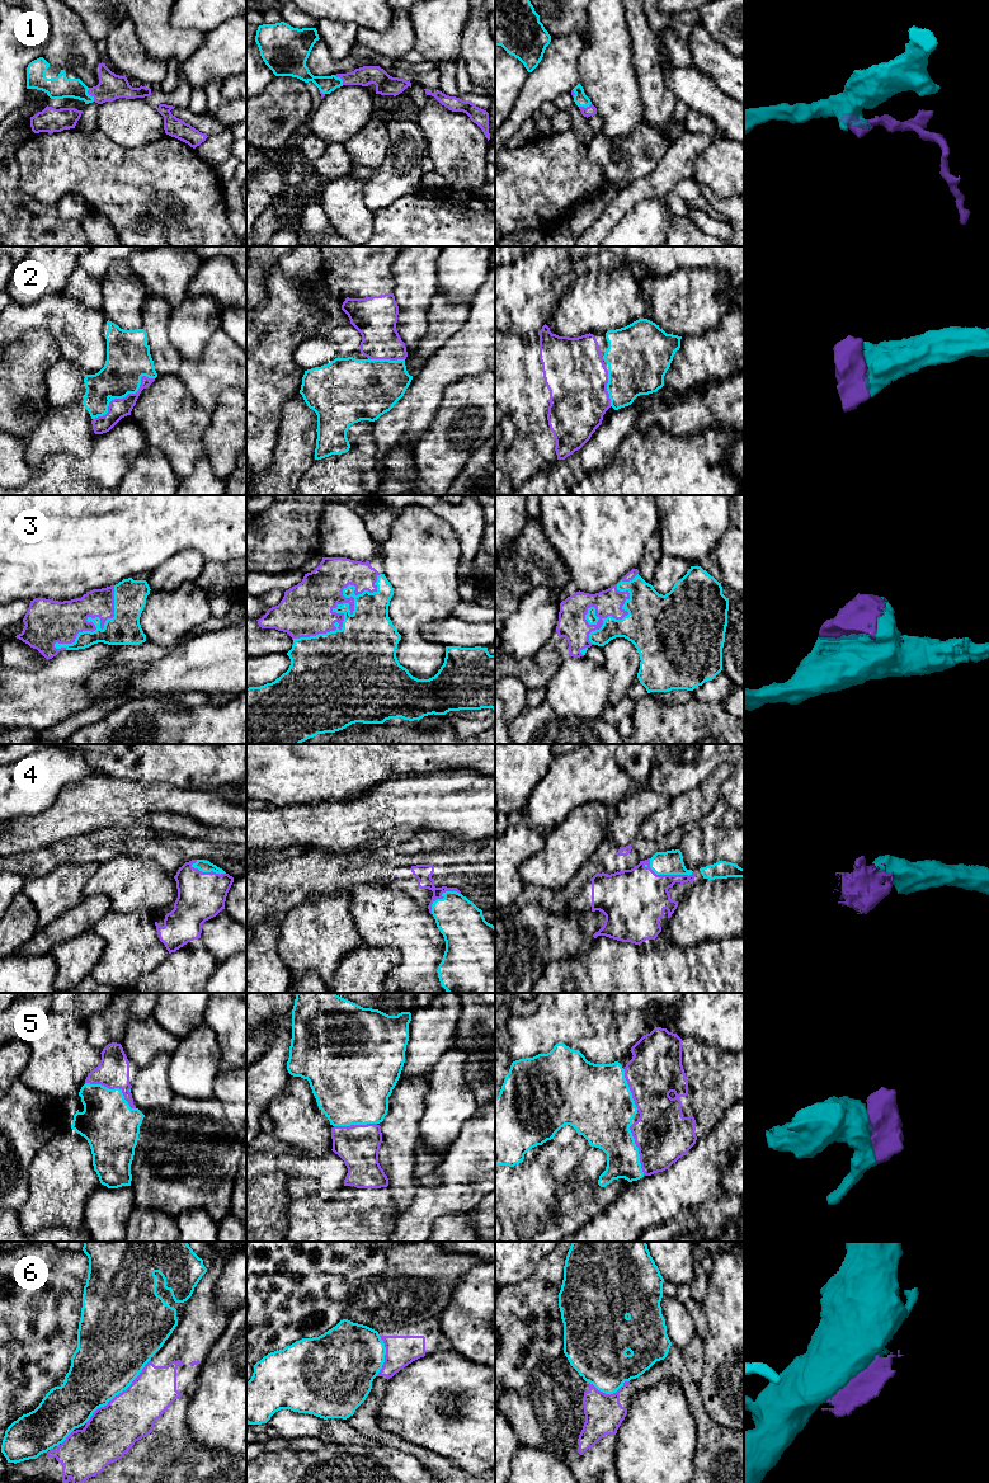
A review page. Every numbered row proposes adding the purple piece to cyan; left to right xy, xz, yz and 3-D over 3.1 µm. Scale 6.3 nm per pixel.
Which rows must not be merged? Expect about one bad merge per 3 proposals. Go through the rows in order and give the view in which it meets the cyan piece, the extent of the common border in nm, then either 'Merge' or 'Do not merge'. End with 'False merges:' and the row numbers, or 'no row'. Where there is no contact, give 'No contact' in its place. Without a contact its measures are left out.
1: Touches cyan in xy. Shared border 100 nm. Merge
2: Touches cyan in xy. Shared border 480 nm. Merge
3: Touches cyan in xz. Shared border 700 nm. Merge
4: Touches cyan in yz. Shared border 320 nm. Merge
5: Touches cyan in xy. Shared border 360 nm. Merge
6: Touches cyan in xy. Shared border 600 nm. Merge
False merges: no row

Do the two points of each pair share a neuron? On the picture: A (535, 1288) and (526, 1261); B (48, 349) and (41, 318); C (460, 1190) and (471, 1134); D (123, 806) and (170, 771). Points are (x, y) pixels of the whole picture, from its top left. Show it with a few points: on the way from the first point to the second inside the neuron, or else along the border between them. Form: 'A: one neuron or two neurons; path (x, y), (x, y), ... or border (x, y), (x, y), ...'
A: two neurons; border (549, 1255), (540, 1261), (528, 1277), (508, 1286)
B: two neurons; border (17, 342), (31, 332), (47, 330), (61, 356)
C: one neuron; path (462, 1176), (471, 1167), (471, 1148)
D: two neurons; border (127, 780), (164, 781), (185, 789)

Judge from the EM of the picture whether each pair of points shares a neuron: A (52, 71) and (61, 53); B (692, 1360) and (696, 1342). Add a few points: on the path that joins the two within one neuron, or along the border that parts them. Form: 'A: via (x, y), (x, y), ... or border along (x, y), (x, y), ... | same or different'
A: border along (50, 64), (70, 67), (79, 78) | different
B: via (692, 1356), (695, 1346) | same

